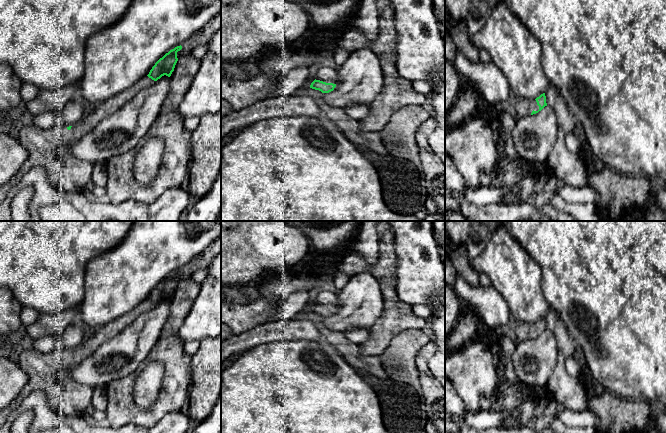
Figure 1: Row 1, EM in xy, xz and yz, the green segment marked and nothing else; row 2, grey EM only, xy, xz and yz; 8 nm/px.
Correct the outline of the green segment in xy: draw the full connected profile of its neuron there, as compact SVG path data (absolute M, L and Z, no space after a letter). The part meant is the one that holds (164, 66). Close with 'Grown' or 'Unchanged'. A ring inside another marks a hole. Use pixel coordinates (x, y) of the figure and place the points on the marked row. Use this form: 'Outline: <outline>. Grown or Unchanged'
Outline: M180 45L170 50L155 63L149 74L133 87L96 104L90 114L72 126L66 127L61 124L51 129L42 129L31 124L22 127L18 140L27 150L28 158L9 182L0 185L0 204L9 190L27 172L36 167L45 168L49 182L61 192L73 193L86 189L87 183L92 180L94 165L74 158L72 155L65 156L65 146L76 143L103 119L131 100L139 91L151 87L164 75L170 77L178 61L177 52L181 49Z. Grown

